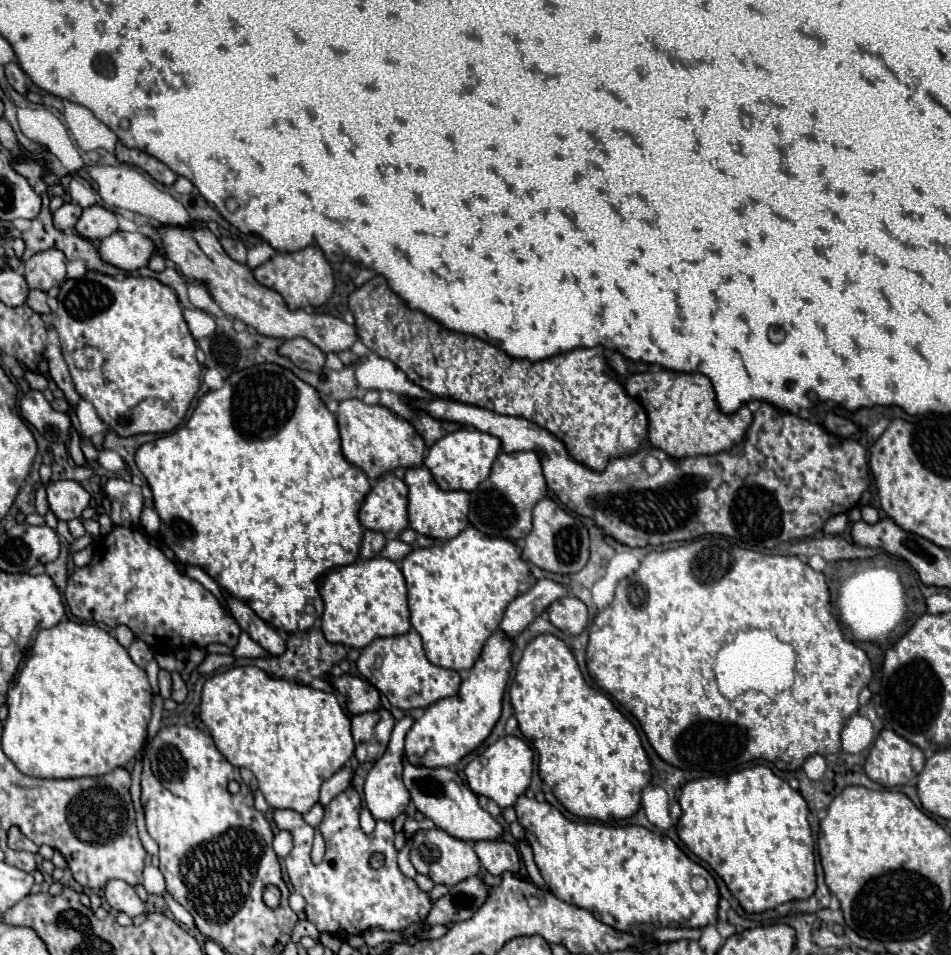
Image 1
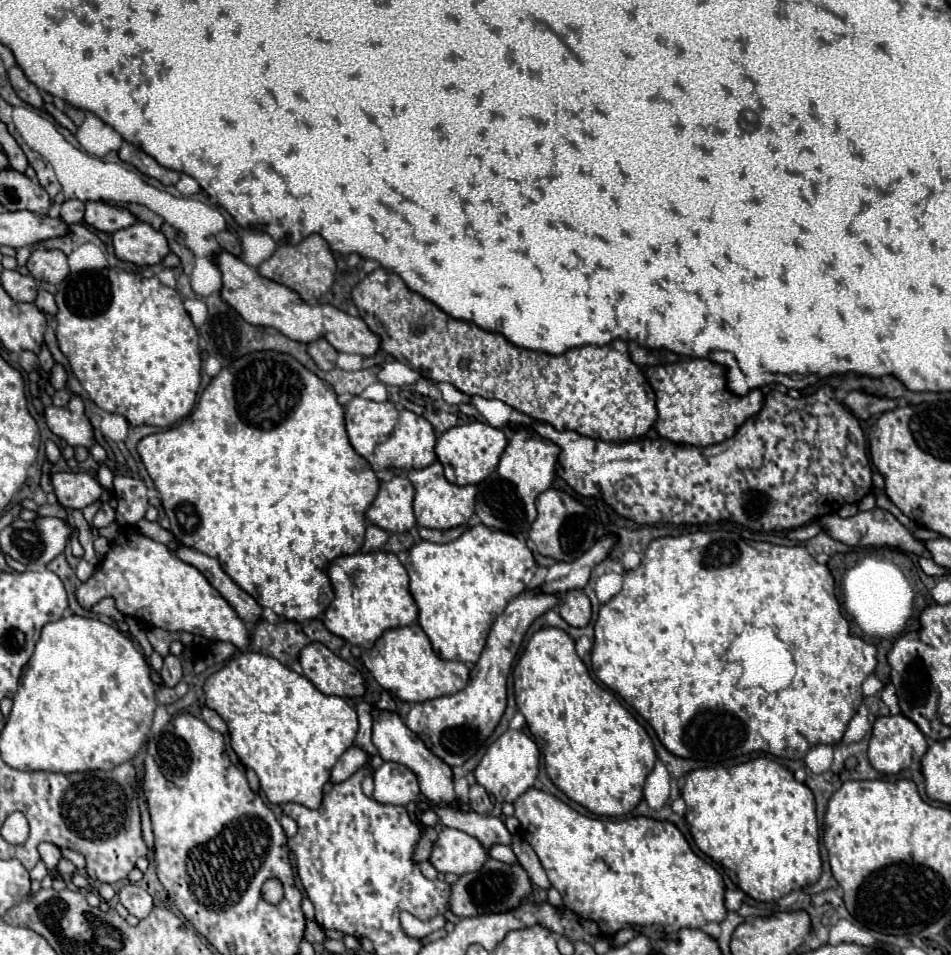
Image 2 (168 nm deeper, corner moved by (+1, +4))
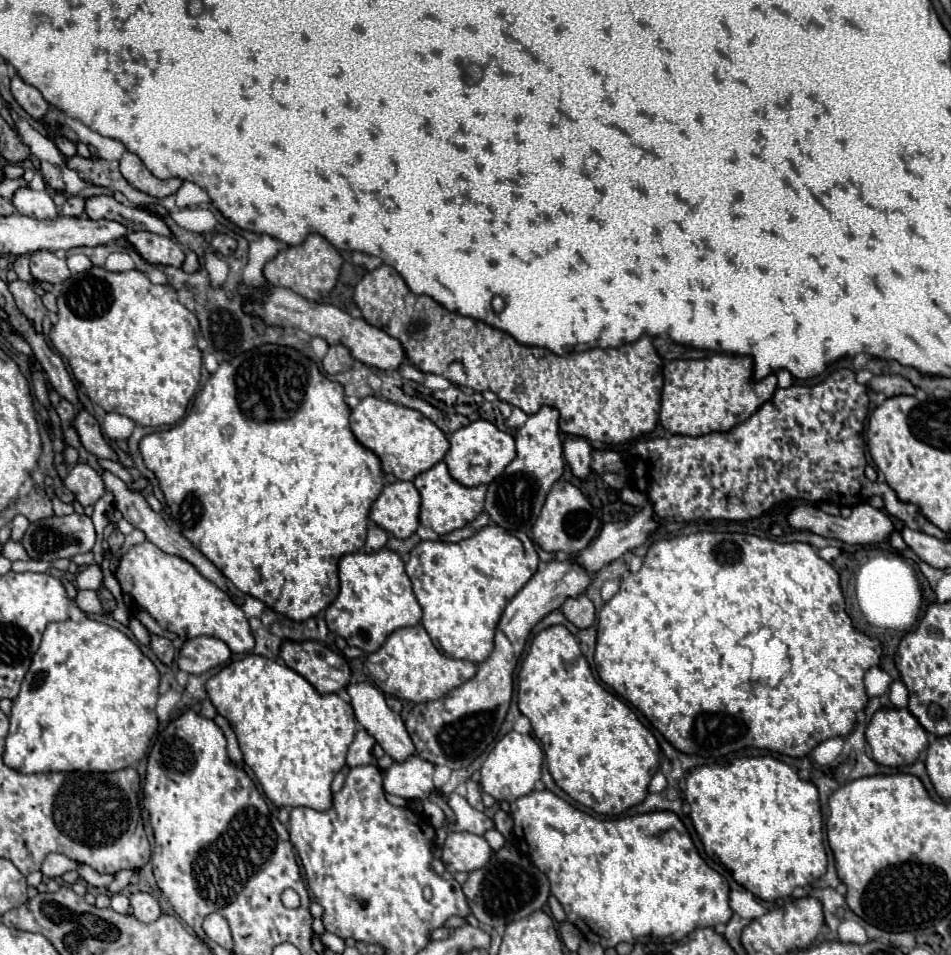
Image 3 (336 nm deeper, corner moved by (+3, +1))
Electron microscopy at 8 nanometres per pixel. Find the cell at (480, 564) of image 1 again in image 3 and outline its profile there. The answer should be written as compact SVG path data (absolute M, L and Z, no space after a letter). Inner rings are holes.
M490 523L458 543L420 541L410 551L406 573L424 611L422 625L446 655L482 663L492 653L494 633L504 607L534 573L526 565L524 550L533 569L540 562L533 541L522 531L517 531L516 536Z

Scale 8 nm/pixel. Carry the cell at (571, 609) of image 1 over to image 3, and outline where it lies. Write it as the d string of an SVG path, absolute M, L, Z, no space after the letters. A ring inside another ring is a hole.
M580 595L580 597L574 597L574 599L566 599L564 605L562 605L562 613L578 629L590 627L594 623L594 619L596 619L596 609L594 609L592 601L586 595Z

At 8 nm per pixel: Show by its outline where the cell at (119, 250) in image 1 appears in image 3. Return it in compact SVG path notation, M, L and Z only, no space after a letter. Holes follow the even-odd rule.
M136 231L136 233L128 233L128 241L148 263L162 263L172 267L182 267L184 263L186 255L182 247L170 237L154 235L148 231Z

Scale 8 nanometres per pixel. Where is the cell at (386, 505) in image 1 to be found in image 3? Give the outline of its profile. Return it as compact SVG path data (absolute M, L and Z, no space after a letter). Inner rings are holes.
M412 481L386 485L370 509L370 519L394 537L410 537L420 521L420 493Z

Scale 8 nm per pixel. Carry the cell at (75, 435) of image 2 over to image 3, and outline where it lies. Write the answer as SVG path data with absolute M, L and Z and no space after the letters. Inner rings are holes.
M80 411L78 417L72 423L74 423L74 427L76 427L78 435L80 435L80 441L84 443L84 447L90 453L94 453L98 459L118 461L116 451L106 443L106 439L102 437L102 431L100 431L98 421L88 411Z

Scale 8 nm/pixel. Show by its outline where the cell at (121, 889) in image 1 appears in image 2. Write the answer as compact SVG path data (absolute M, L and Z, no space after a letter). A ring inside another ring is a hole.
M124 884L118 890L118 900L136 918L146 918L148 912L152 910L152 906L154 906L152 896L146 890L142 890L140 886L136 886L136 884Z

